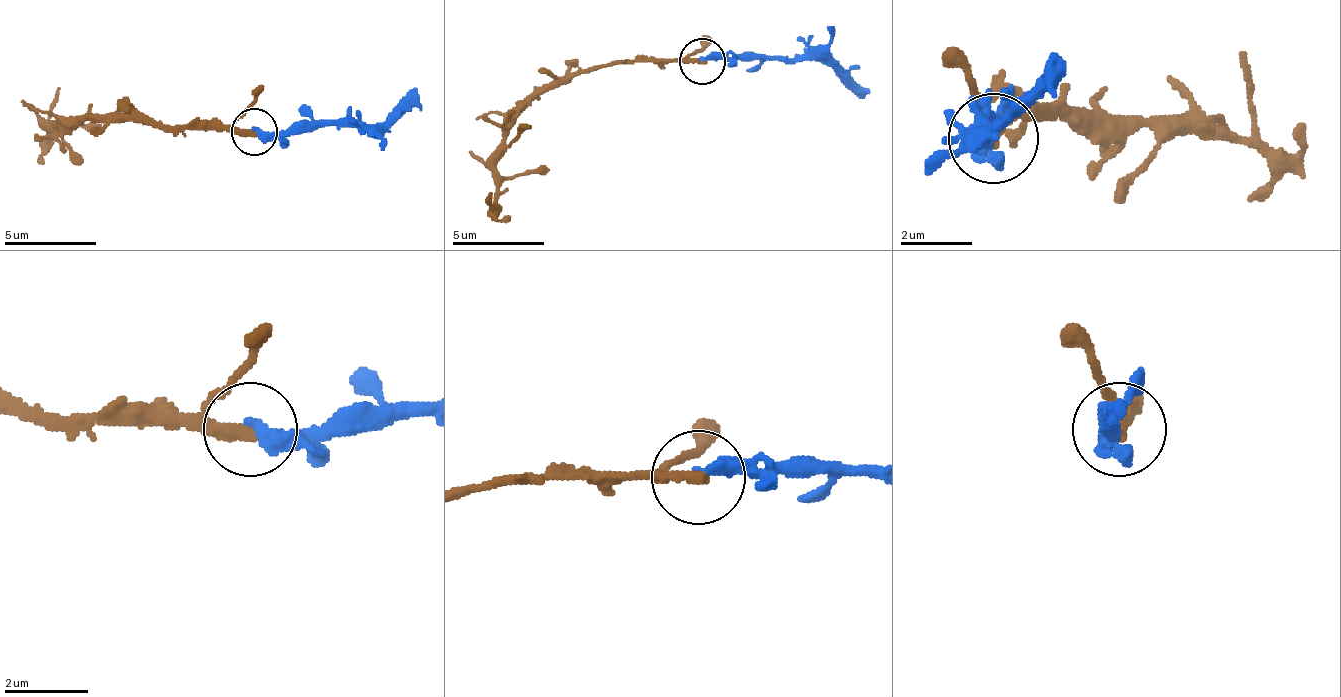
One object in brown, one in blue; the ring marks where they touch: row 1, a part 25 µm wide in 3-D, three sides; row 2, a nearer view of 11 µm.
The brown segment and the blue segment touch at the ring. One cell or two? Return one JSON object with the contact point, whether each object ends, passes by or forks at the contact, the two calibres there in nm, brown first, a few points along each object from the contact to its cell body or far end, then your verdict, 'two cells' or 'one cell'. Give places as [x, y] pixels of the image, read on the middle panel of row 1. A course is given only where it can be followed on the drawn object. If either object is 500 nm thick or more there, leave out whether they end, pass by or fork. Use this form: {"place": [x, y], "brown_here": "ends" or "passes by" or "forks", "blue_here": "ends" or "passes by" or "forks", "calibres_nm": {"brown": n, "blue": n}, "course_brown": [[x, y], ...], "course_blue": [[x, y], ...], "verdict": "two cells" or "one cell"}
{"place": [702, 61], "brown_here": "ends", "blue_here": "ends", "calibres_nm": {"brown": 300, "blue": 360}, "course_brown": [[701, 60], [613, 60], [553, 78], [511, 125], [497, 161], [502, 212], [511, 222]], "course_blue": [[701, 60], [826, 60], [863, 97]], "verdict": "one cell"}

